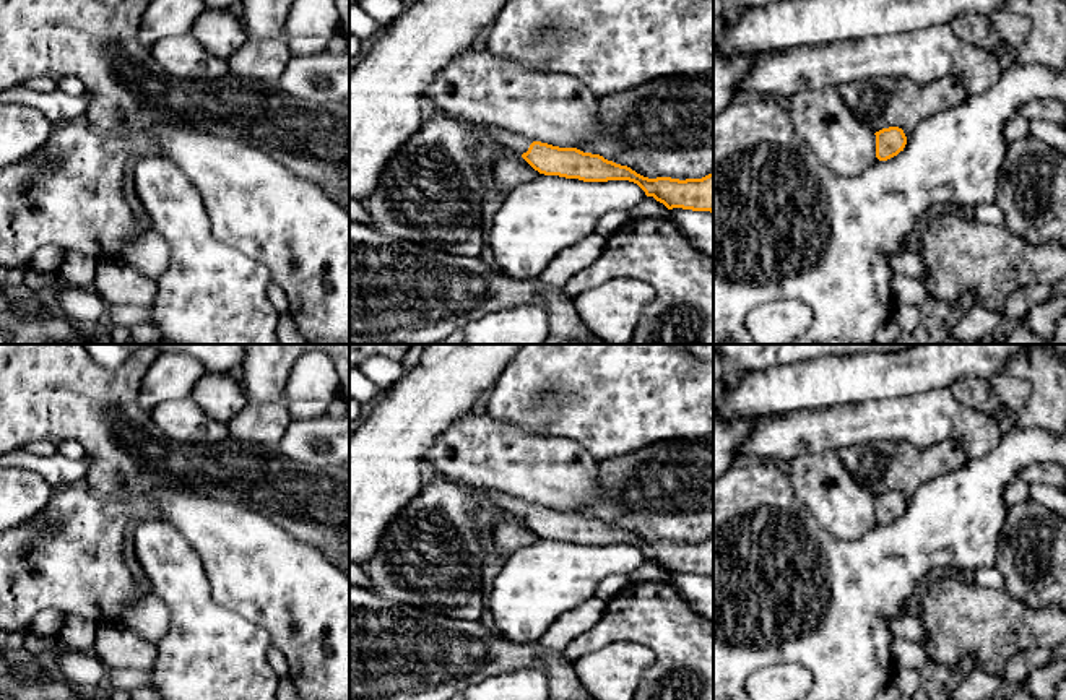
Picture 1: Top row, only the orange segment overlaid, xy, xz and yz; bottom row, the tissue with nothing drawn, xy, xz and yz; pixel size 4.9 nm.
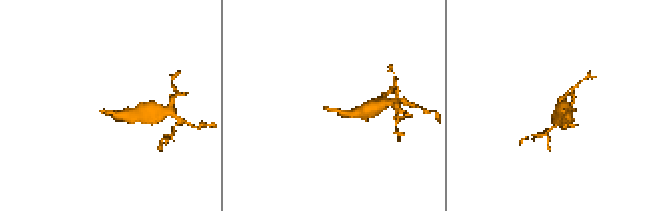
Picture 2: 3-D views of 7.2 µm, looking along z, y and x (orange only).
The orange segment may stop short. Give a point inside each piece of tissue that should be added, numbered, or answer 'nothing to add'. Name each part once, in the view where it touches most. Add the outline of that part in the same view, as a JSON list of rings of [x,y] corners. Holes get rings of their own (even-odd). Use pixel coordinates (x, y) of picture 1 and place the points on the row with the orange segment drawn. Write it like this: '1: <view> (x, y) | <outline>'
1: xz (431, 192) | [[[437,114],[388,161],[377,188],[361,205],[377,232],[460,257],[479,257],[486,248],[483,203],[489,197],[481,153],[497,145],[522,156],[531,143],[499,127]]]

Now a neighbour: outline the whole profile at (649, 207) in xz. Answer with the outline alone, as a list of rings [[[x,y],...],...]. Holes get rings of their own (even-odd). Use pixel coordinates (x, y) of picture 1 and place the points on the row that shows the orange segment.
[[[645,197],[630,213],[630,219],[639,219],[639,218],[668,218],[670,210],[656,201],[655,198]]]

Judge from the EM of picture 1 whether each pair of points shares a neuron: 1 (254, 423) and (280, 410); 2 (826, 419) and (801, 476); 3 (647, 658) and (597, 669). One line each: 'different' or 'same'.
1: same
2: different
3: same

